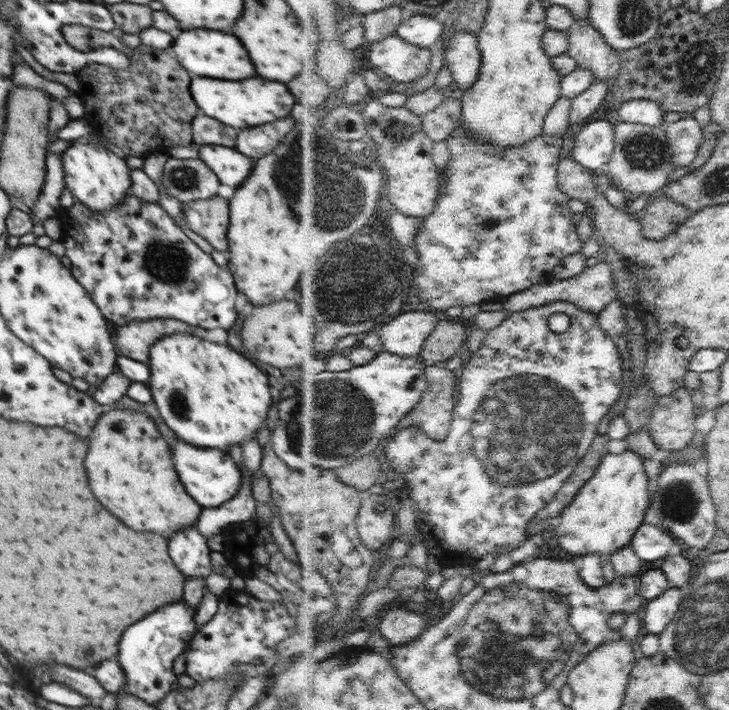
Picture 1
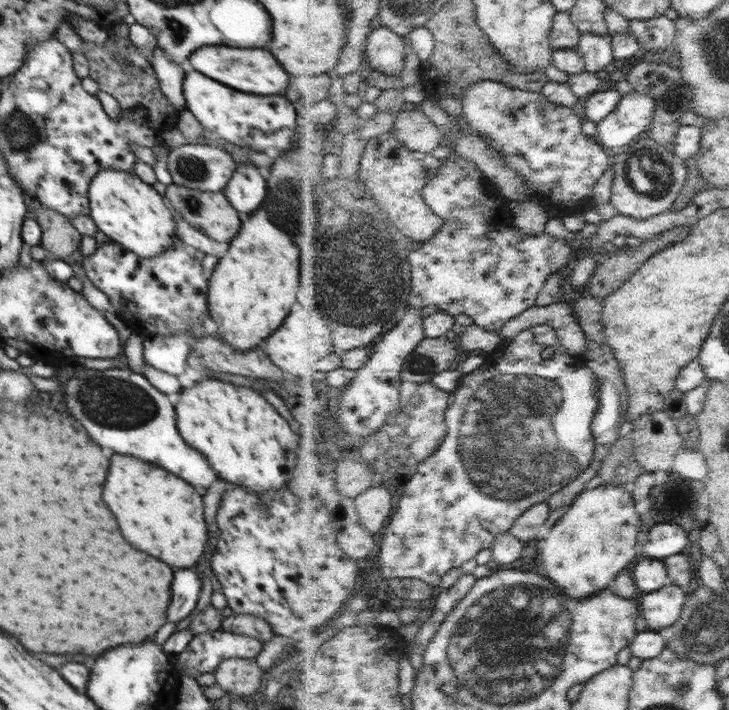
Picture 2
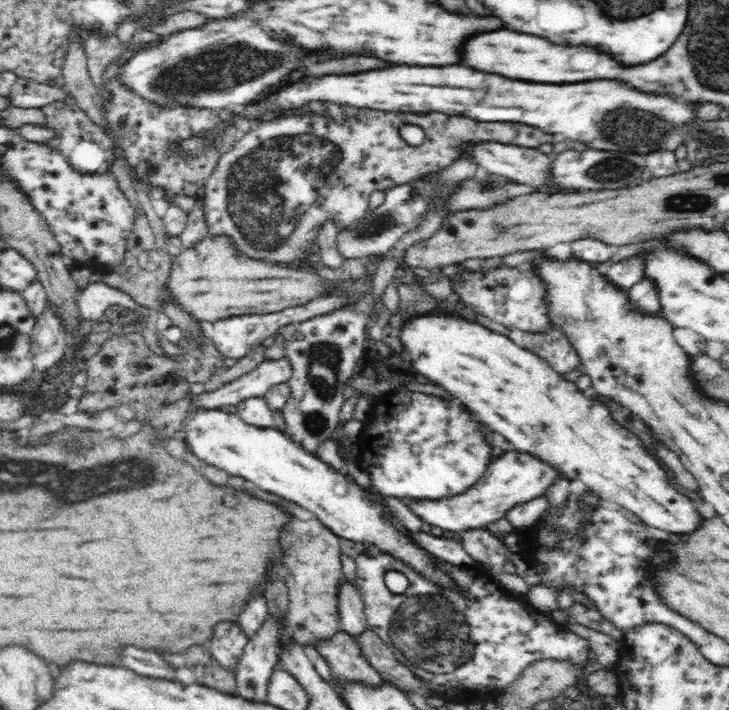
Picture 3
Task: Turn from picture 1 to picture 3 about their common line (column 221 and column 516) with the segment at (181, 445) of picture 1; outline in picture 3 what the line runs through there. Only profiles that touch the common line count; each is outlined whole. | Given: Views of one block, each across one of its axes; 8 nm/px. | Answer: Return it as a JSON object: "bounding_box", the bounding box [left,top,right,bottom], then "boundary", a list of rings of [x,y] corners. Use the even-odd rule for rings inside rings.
{"bounding_box":[405,450,562,535],"boundary":[[[509,450],[497,452],[487,463],[481,480],[462,495],[441,500],[408,500],[405,503],[416,517],[428,522],[435,532],[442,533],[449,530],[457,535],[462,531],[492,524],[506,517],[514,506],[545,496],[546,492],[560,479],[562,479],[561,475],[546,461],[527,452]]]}

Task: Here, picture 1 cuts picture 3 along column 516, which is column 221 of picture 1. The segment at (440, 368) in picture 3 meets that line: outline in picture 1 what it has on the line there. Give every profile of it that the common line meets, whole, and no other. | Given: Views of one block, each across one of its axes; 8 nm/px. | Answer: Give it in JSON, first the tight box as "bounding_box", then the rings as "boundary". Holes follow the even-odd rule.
{"bounding_box":[147,333,272,452],"boundary":[[[174,333],[157,340],[149,348],[149,355],[147,364],[151,371],[148,386],[153,396],[152,404],[159,410],[166,426],[182,440],[194,446],[228,452],[229,448],[252,439],[266,420],[272,404],[268,378],[250,360],[234,352],[230,346],[206,342],[189,333]]]}

